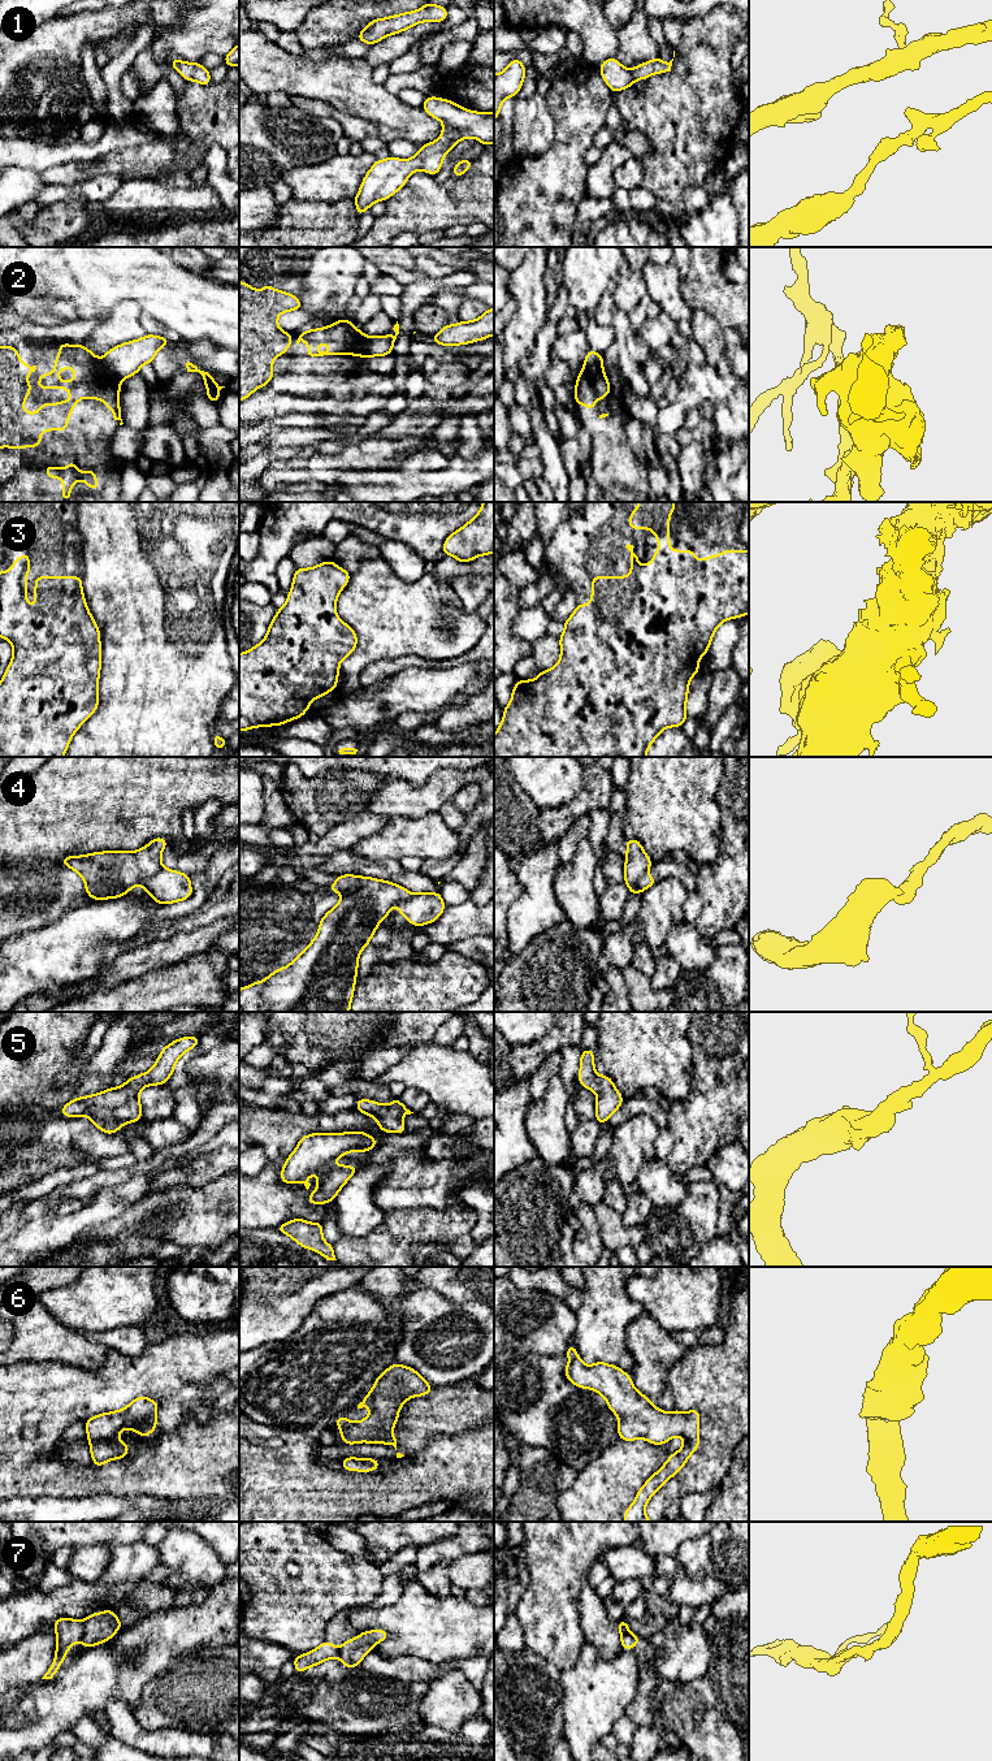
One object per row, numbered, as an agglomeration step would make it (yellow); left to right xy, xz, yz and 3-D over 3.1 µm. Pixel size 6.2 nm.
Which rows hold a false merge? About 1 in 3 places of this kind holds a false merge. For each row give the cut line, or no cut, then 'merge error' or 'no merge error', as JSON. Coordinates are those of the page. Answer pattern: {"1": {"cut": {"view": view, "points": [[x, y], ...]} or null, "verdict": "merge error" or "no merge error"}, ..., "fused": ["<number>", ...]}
{"1": {"cut": null, "verdict": "no merge error"}, "2": {"cut": {"view": "xy", "points": [[99, 359], [120, 380]]}, "verdict": "merge error"}, "3": {"cut": null, "verdict": "no merge error"}, "4": {"cut": {"view": "xy", "points": [[161, 866], [142, 886]]}, "verdict": "merge error"}, "5": {"cut": null, "verdict": "no merge error"}, "6": {"cut": null, "verdict": "no merge error"}, "7": {"cut": {"view": "xy", "points": [[83, 1621], [83, 1635], [81, 1638]]}, "verdict": "merge error"}, "fused": ["2", "4", "7"]}

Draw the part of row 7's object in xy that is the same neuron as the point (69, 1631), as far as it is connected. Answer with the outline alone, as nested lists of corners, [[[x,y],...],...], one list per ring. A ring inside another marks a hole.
[[[66,1617],[59,1618],[53,1623],[53,1630],[57,1636],[55,1661],[42,1679],[52,1679],[57,1674],[59,1667],[65,1665],[62,1660],[68,1656],[68,1649],[82,1639],[85,1634],[83,1621]]]

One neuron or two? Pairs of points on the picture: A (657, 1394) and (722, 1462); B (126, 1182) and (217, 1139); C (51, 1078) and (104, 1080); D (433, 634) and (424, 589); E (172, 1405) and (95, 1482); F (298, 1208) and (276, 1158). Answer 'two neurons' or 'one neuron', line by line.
A: two neurons
B: two neurons
C: one neuron
D: one neuron
E: two neurons
F: one neuron

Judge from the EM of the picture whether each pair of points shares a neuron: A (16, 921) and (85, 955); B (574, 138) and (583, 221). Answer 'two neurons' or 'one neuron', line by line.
A: two neurons
B: two neurons

